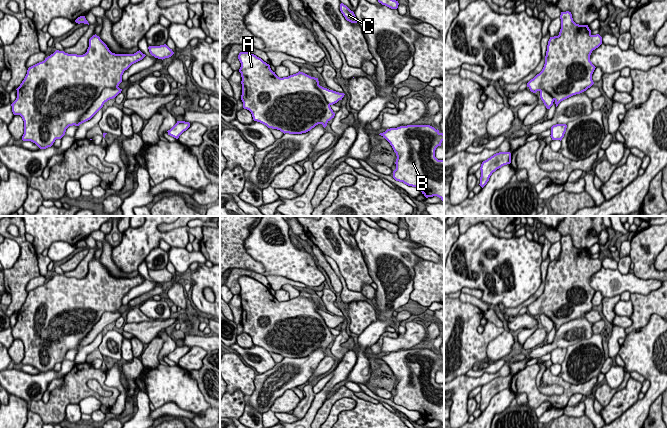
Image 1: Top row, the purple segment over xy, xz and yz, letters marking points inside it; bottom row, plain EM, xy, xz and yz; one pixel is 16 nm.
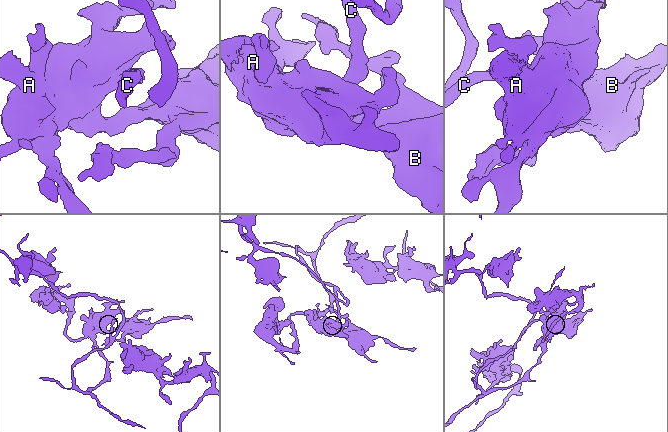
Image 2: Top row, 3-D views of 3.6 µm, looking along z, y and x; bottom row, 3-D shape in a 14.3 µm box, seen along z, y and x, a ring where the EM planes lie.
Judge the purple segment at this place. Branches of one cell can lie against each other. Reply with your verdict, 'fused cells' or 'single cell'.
single cell

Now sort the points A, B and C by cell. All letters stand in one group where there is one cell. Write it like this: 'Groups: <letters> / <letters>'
Groups: A B C

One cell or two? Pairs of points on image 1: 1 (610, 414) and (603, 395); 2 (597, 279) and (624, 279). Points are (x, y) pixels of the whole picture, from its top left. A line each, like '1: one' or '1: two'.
1: two
2: one

